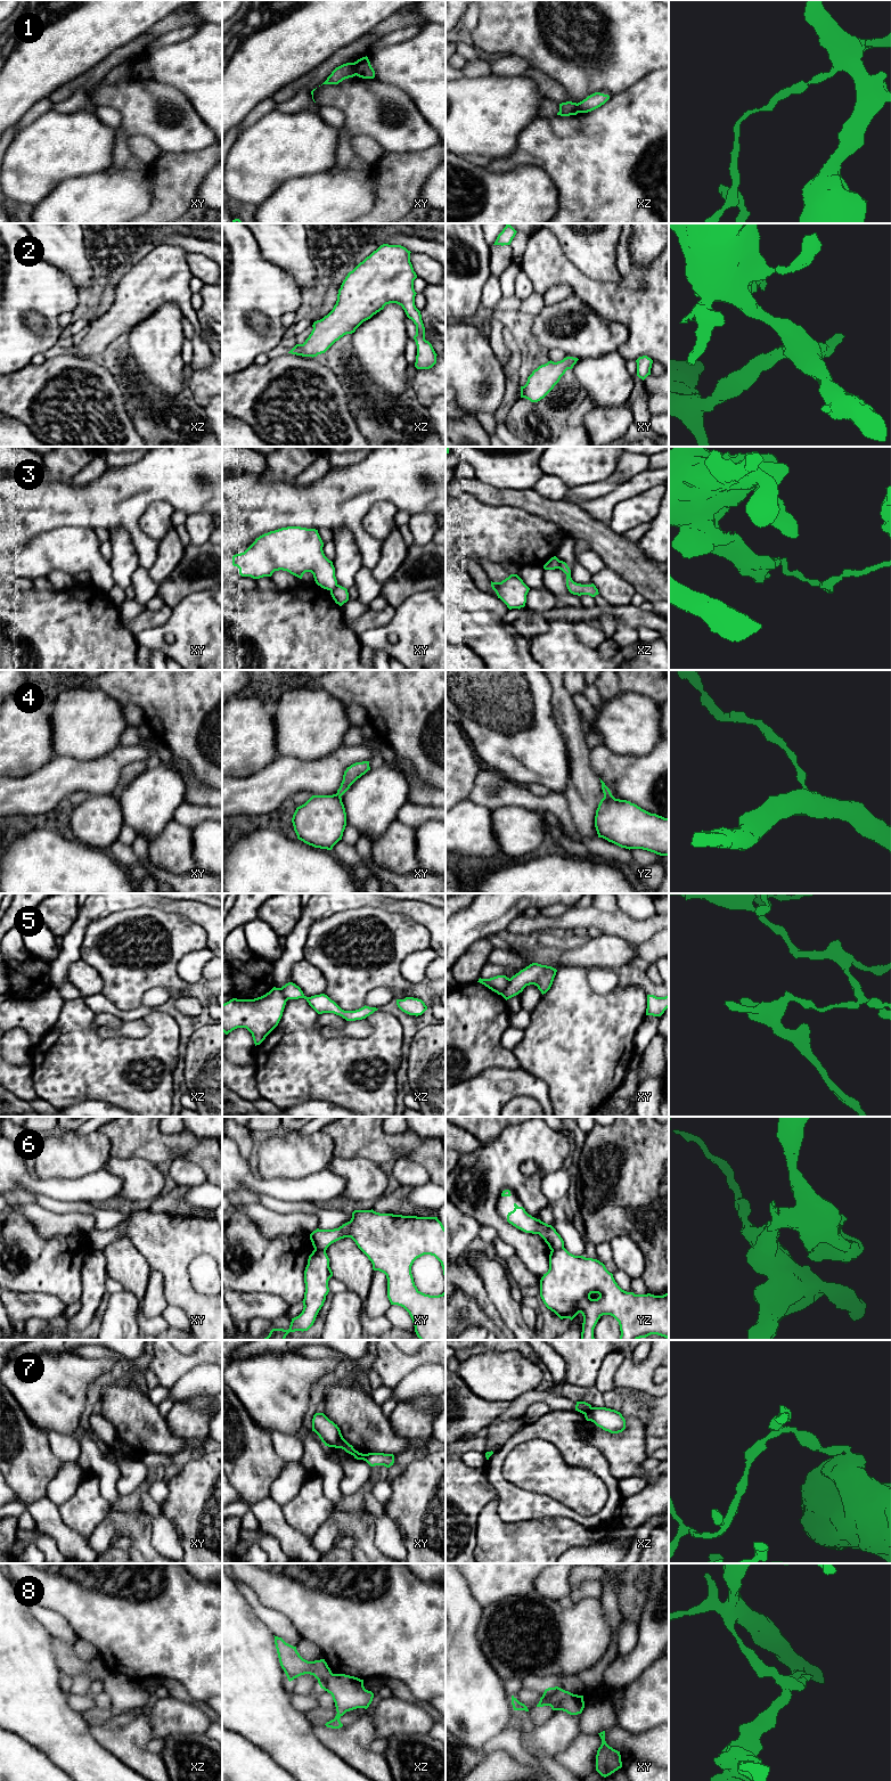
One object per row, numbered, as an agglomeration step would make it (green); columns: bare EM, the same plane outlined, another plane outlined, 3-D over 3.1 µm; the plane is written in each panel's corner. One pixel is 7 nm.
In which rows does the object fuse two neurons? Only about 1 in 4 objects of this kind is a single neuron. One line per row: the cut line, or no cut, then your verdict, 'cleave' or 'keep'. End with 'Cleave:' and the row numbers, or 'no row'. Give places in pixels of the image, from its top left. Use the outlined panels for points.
1: cut in xy along (353, 63), (356, 74); cleave
2: no cut; keep
3: cut in xz along (560, 561), (556, 568); cleave
4: cut in yz along (611, 794), (604, 797); cleave
5: cut in xy along (509, 979), (500, 994); cleave
6: cut in yz along (563, 1247), (552, 1250); cleave
7: cut in xz along (591, 1407), (583, 1413); cleave
8: cut in xy along (546, 1689), (550, 1705); cleave
Cleave: 1, 3, 4, 5, 6, 7, 8

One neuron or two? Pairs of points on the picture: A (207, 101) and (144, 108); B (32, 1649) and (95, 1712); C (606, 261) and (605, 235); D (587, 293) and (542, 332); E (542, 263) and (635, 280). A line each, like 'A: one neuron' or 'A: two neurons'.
A: two neurons
B: two neurons
C: one neuron
D: two neurons
E: one neuron

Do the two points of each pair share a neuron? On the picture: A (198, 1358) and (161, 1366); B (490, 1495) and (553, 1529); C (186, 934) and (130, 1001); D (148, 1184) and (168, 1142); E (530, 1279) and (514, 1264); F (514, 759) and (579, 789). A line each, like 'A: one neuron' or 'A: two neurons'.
A: one neuron
B: two neurons
C: one neuron
D: two neurons
E: one neuron
F: two neurons

